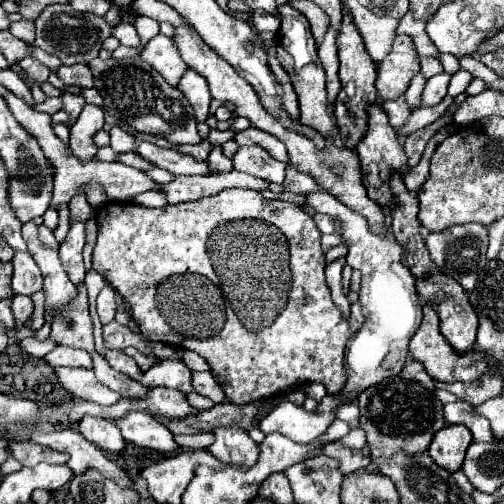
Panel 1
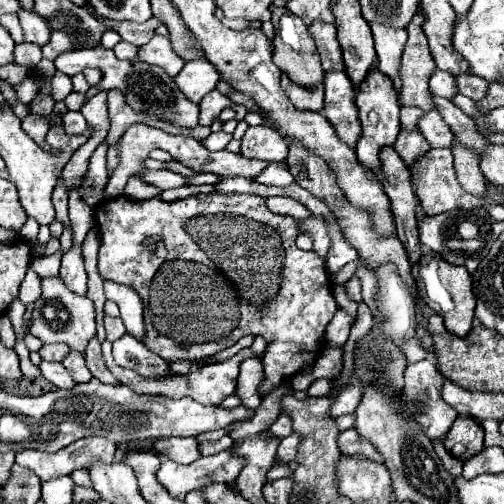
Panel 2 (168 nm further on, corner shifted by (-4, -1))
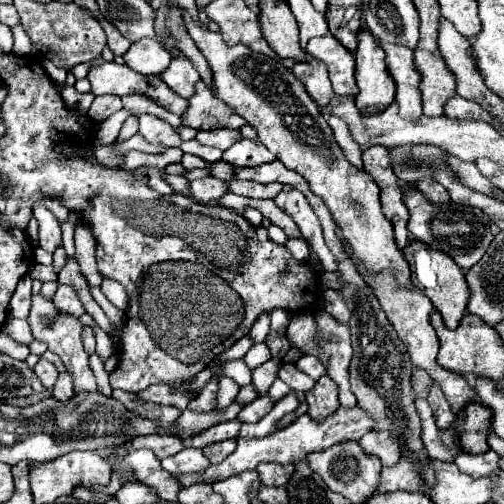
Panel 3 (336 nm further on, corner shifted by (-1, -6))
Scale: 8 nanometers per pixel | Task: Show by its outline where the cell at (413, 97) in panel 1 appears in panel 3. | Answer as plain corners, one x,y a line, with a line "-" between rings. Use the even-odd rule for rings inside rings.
447,153
447,163
449,163
449,167
461,177
461,181
463,181
467,187
471,187
473,191
479,191
479,193
483,193
483,195
495,197
495,195
491,193
491,187
493,187
491,181
479,173
479,169
475,167
475,163
465,163
465,161
457,159
455,155
449,155
449,153

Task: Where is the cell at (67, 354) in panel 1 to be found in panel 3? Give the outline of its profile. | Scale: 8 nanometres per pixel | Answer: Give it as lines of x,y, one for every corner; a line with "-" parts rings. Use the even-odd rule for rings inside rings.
67,371
59,375
59,379
51,391
51,397
57,401
69,401
73,397
73,379

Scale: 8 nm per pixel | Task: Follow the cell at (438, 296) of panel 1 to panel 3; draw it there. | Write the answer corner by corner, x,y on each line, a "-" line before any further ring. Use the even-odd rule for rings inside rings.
431,251
431,257
433,257
433,269
437,273
437,281
441,289
431,291
429,297
435,309
443,315
445,325
449,329
455,329
467,309
467,299
469,299
465,273
443,251

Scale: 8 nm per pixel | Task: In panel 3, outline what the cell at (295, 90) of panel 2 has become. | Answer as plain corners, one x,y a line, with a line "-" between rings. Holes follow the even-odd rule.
319,59
297,63
293,67
293,75
305,85
307,93
319,107
325,107
329,103
329,99
333,99
335,91
331,87
327,67

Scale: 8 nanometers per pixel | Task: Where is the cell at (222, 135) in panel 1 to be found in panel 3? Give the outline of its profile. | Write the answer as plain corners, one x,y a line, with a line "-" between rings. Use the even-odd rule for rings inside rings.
217,129
217,131
199,131
197,141
209,147
217,147
221,151
229,149
233,143
241,139
241,133
235,129

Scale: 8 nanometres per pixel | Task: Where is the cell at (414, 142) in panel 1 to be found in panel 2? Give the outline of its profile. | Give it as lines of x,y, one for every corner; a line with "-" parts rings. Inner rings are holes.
470,74
456,76
456,84
458,84
458,92
472,100
480,100
480,96
484,96
486,90
486,80

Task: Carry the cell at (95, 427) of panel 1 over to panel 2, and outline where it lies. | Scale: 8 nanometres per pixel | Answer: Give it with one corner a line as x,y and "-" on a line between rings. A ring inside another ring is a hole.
90,436
76,440
58,452
40,452
40,450
24,448
16,452
16,464
30,468
44,482
70,474
72,470
78,468
86,468
94,456
110,464
114,462
114,452
116,452
116,444
112,444
108,438

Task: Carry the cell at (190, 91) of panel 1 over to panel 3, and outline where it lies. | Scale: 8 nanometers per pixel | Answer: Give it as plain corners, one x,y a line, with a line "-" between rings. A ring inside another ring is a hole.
171,59
169,67
159,75
177,95
189,99
193,95
193,85
199,81
197,69
187,59

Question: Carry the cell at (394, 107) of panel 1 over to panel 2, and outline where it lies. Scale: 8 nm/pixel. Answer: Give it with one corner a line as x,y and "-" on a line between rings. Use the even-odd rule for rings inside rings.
414,128
414,130
402,130
402,132
400,132
394,150
396,150
396,152
400,154
400,158
410,166
420,154
428,152
430,146
428,146
426,138

